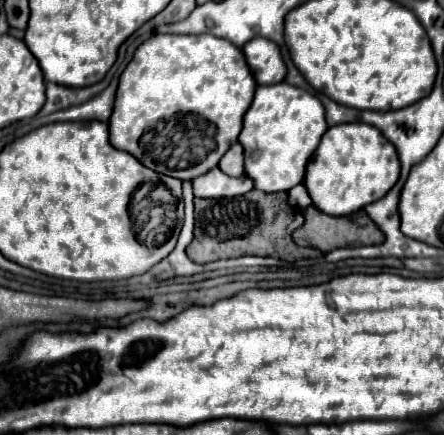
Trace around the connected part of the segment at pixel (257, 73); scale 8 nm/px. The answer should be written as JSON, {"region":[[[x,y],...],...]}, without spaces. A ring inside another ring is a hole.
{"region":[[[255,37],[253,41],[243,45],[243,53],[245,53],[247,65],[259,85],[283,81],[287,69],[285,69],[281,51],[273,41],[269,41],[265,37]]]}

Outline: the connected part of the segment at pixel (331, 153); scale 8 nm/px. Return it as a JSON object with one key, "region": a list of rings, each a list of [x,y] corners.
{"region":[[[341,123],[329,127],[321,137],[315,157],[307,163],[303,185],[313,197],[313,205],[327,215],[351,215],[383,197],[399,179],[399,161],[393,145],[381,137],[379,129],[365,123]]]}

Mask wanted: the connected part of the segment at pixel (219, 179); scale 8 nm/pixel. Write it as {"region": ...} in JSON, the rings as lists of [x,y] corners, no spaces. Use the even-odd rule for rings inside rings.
{"region":[[[211,169],[203,177],[193,179],[193,193],[195,197],[209,197],[209,199],[219,199],[219,197],[237,197],[253,189],[253,181],[249,177],[229,177],[221,173],[221,169]]]}

